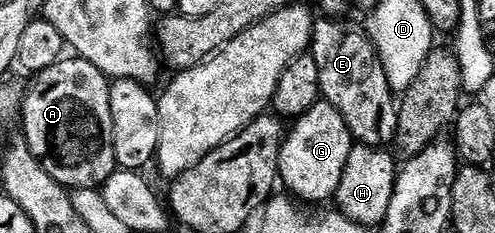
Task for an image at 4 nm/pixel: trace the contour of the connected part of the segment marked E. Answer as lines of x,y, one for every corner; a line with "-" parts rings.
342,20
315,21
309,53
316,60
316,68
320,68
322,98
344,116
355,139
364,146
386,148
398,132
398,102
370,35
358,30
345,26

